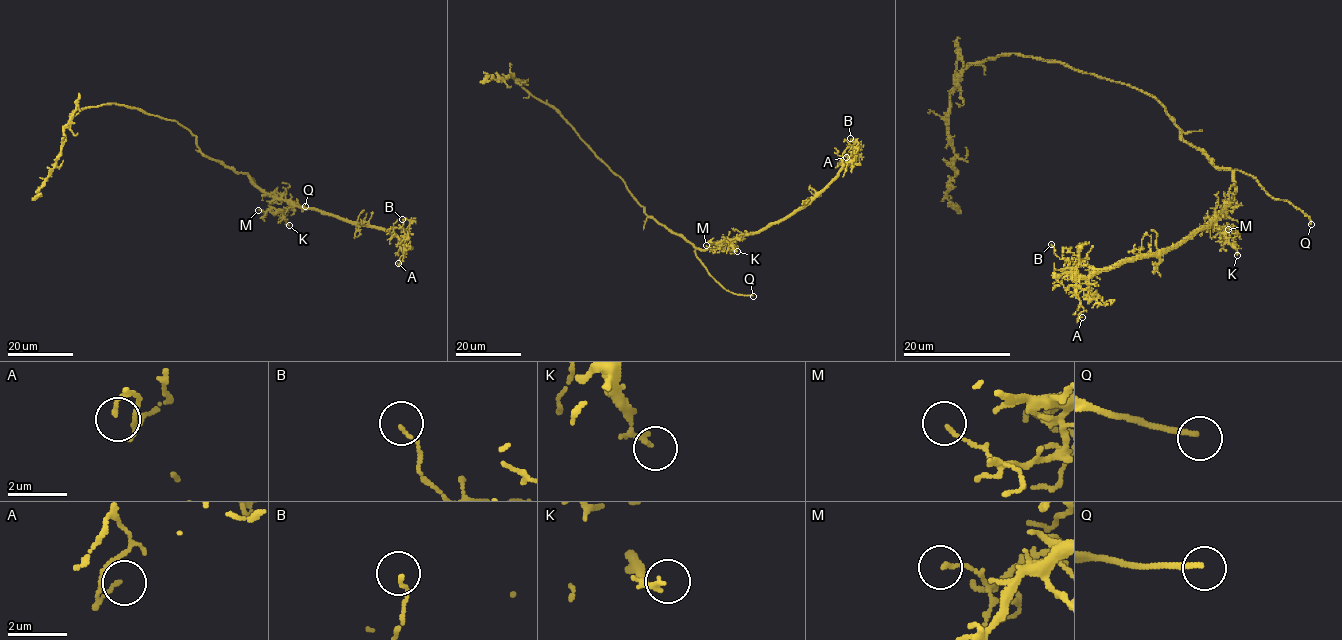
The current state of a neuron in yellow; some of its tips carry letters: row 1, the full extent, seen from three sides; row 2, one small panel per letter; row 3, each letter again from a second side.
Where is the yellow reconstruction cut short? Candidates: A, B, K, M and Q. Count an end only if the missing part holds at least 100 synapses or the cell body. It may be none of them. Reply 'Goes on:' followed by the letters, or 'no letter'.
Goes on: Q

